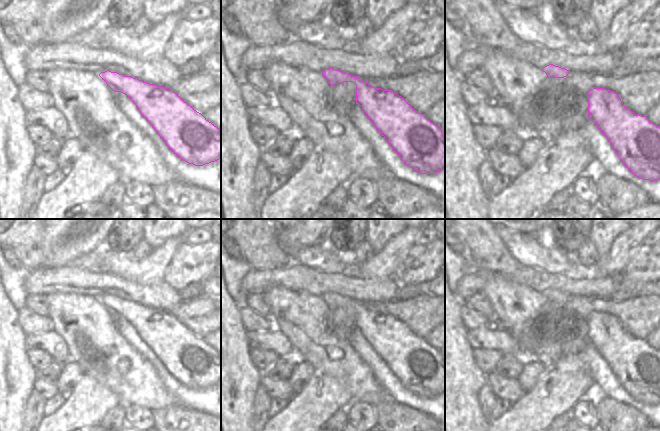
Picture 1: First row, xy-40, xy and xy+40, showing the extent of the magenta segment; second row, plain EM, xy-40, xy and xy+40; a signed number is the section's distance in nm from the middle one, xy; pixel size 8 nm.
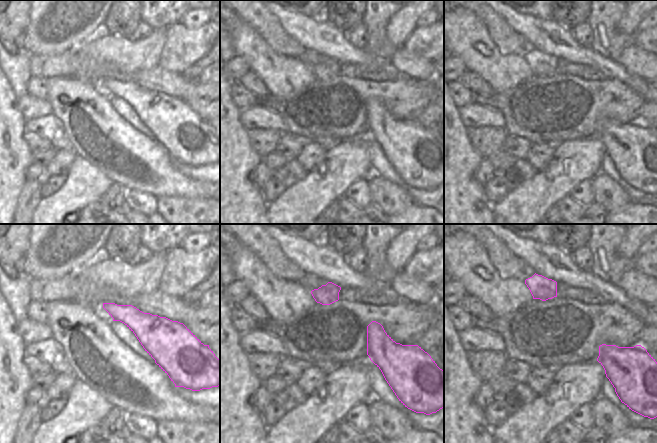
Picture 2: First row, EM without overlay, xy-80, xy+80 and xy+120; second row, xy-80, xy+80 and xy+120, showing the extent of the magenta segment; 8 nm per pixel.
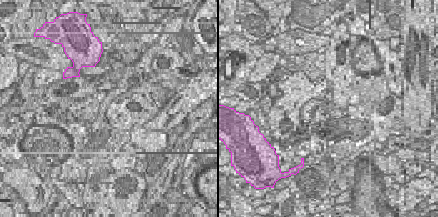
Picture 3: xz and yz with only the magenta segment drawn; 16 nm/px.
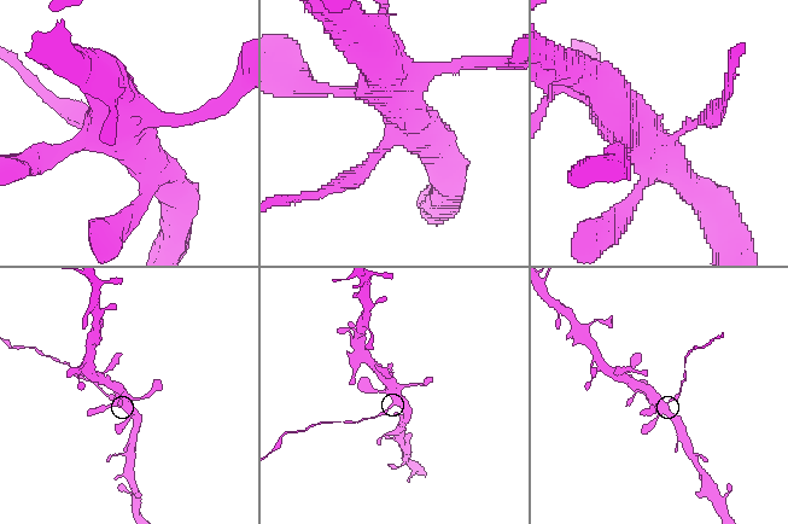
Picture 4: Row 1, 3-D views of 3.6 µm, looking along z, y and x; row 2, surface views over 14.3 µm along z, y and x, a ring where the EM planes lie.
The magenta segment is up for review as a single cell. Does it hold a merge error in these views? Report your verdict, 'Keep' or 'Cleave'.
Cleave.

